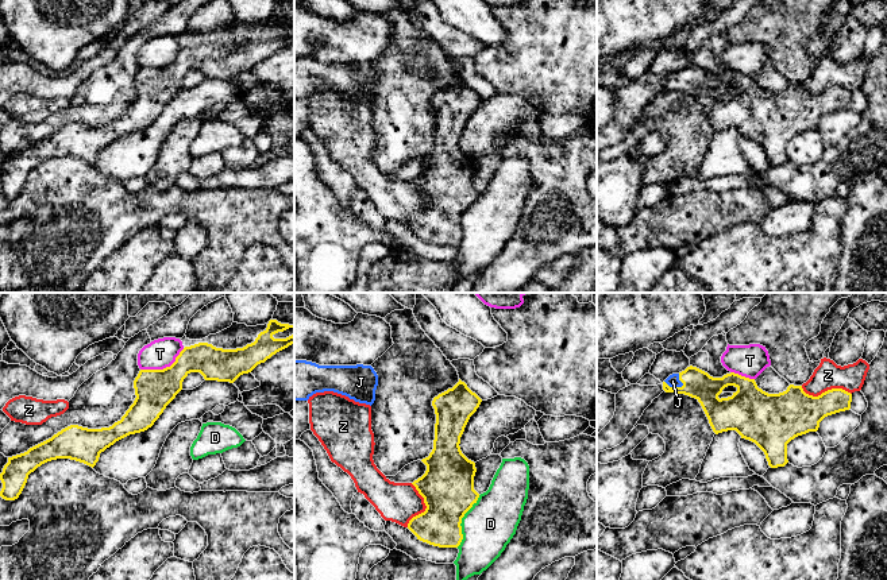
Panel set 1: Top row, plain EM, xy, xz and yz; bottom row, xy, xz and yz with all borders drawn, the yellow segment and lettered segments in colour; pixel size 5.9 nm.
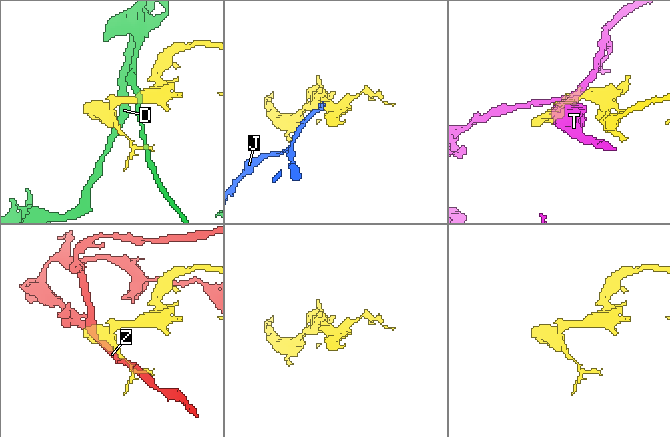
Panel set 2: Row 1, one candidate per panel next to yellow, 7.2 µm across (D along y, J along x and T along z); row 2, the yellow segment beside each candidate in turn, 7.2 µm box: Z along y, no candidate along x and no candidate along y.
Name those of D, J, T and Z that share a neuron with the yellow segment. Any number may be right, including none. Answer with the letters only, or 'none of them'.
J

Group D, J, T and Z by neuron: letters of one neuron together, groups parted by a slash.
D / J / T / Z

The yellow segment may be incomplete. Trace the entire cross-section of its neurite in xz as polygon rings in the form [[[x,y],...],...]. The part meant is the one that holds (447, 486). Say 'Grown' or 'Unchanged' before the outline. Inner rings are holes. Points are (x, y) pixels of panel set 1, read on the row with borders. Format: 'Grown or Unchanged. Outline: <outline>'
Unchanged. Outline: [[[459,382],[433,398],[436,414],[433,449],[421,461],[427,465],[425,473],[412,484],[424,498],[425,511],[413,517],[408,529],[417,540],[439,548],[458,548],[463,540],[462,518],[477,503],[479,494],[474,490],[475,463],[460,451],[460,437],[470,417],[477,411],[482,399],[464,382]]]

